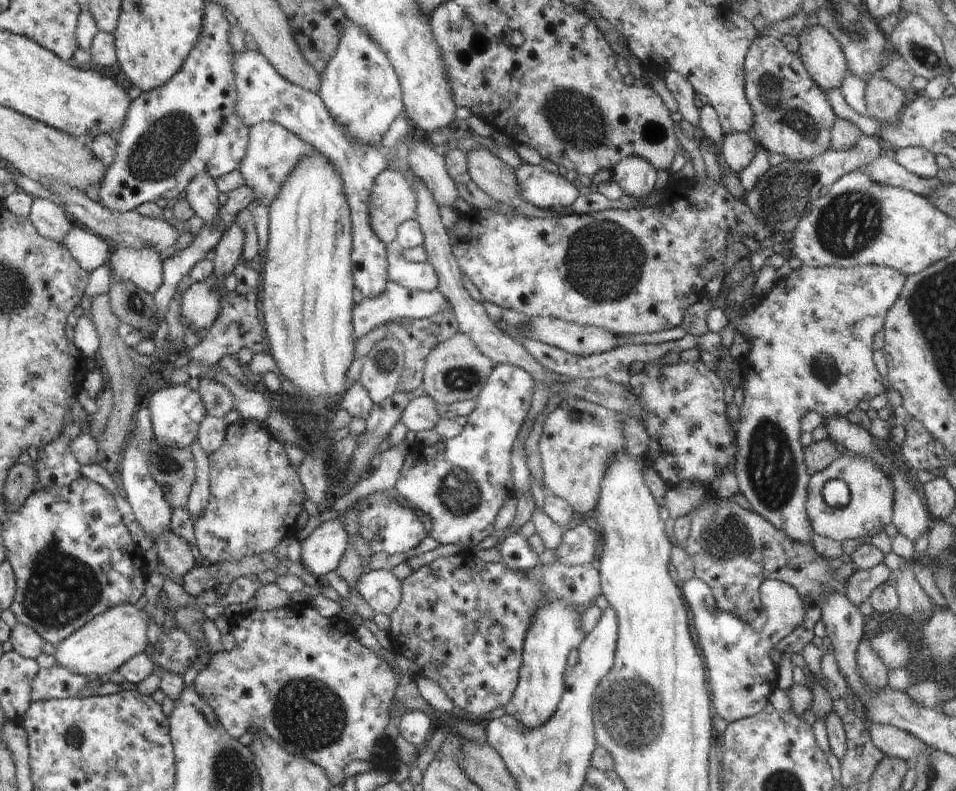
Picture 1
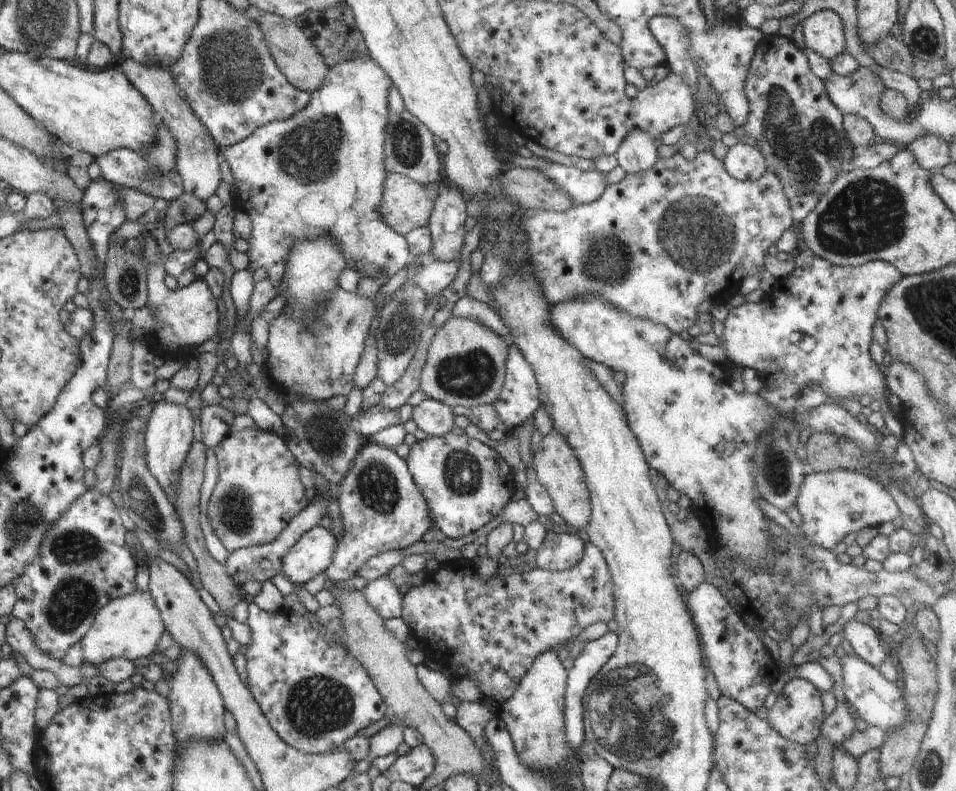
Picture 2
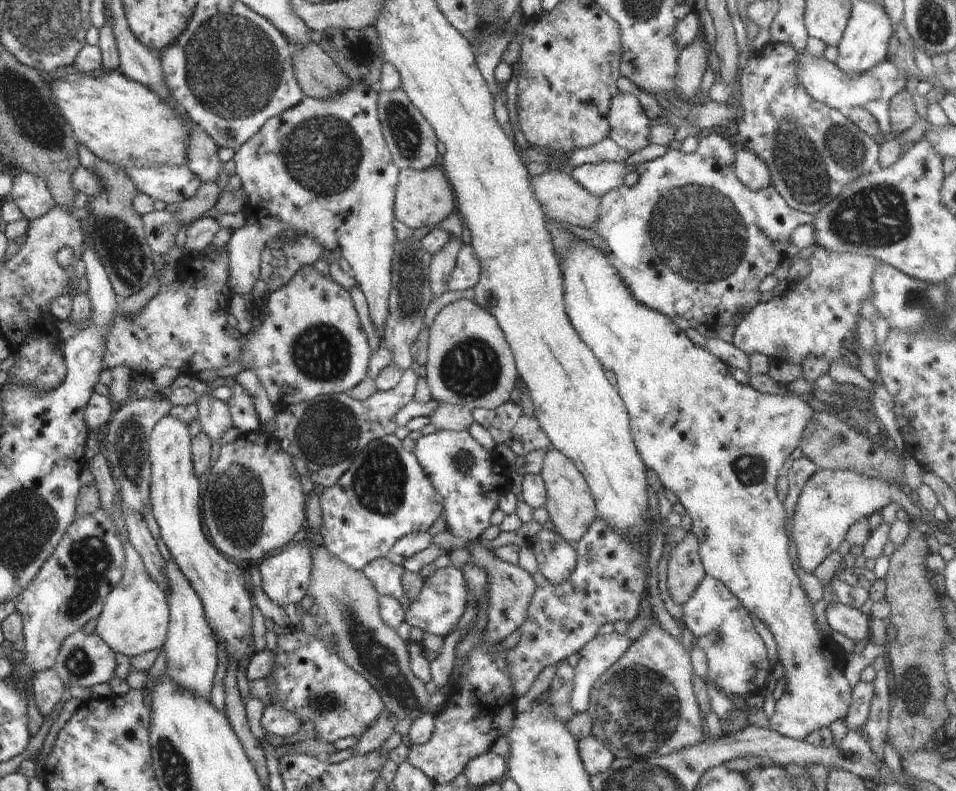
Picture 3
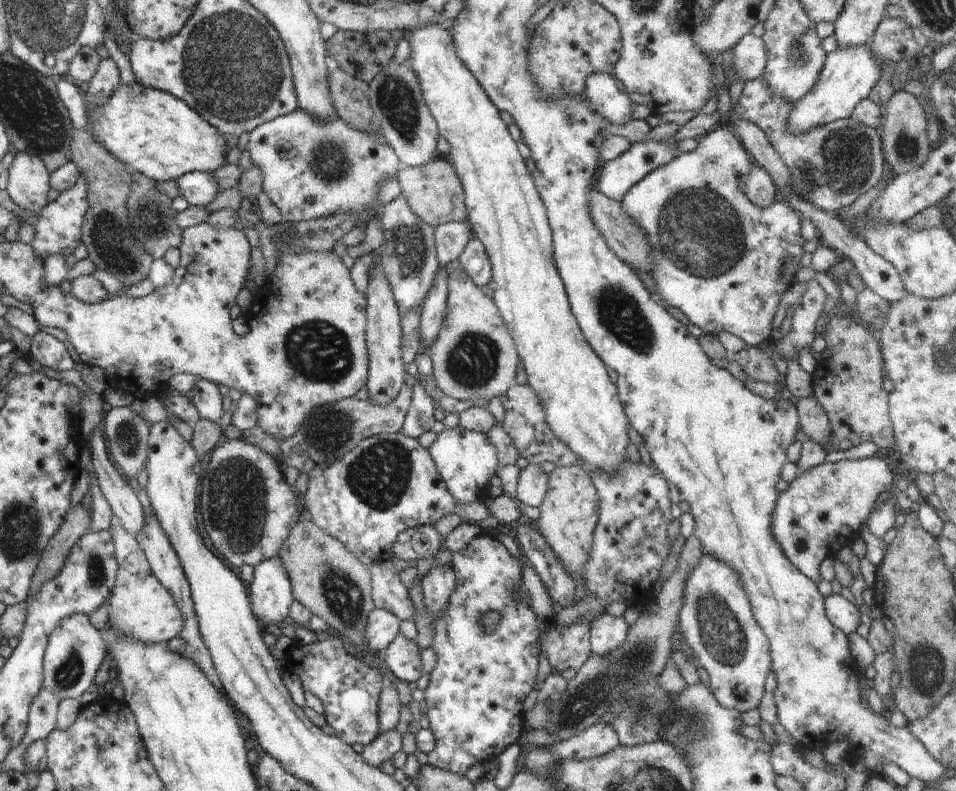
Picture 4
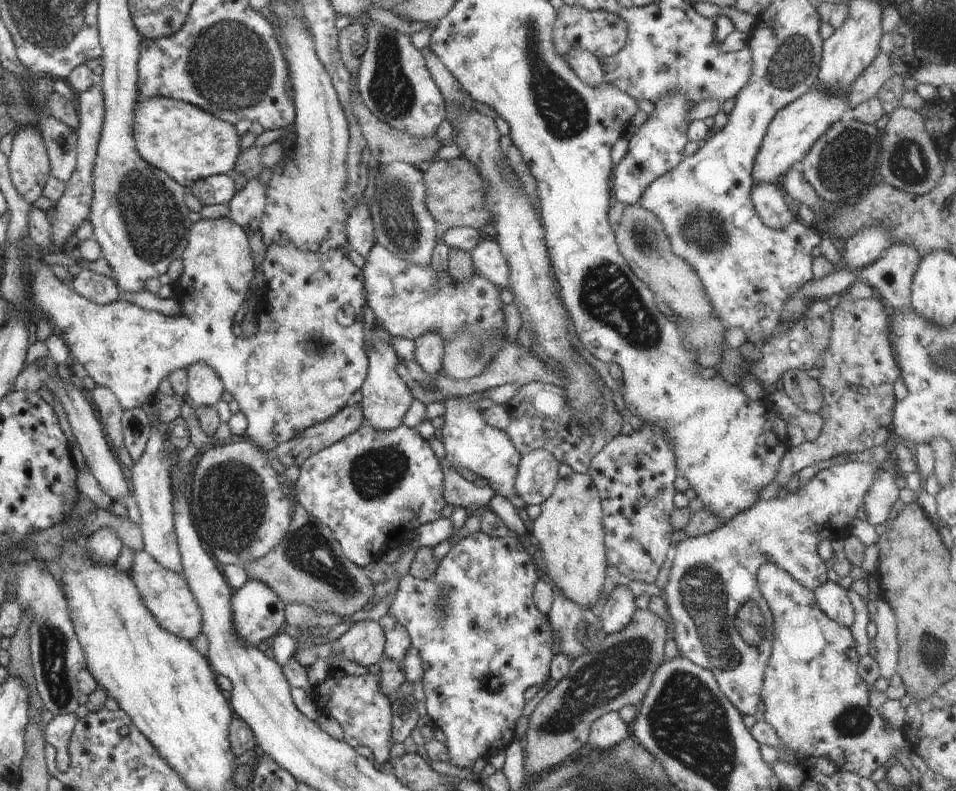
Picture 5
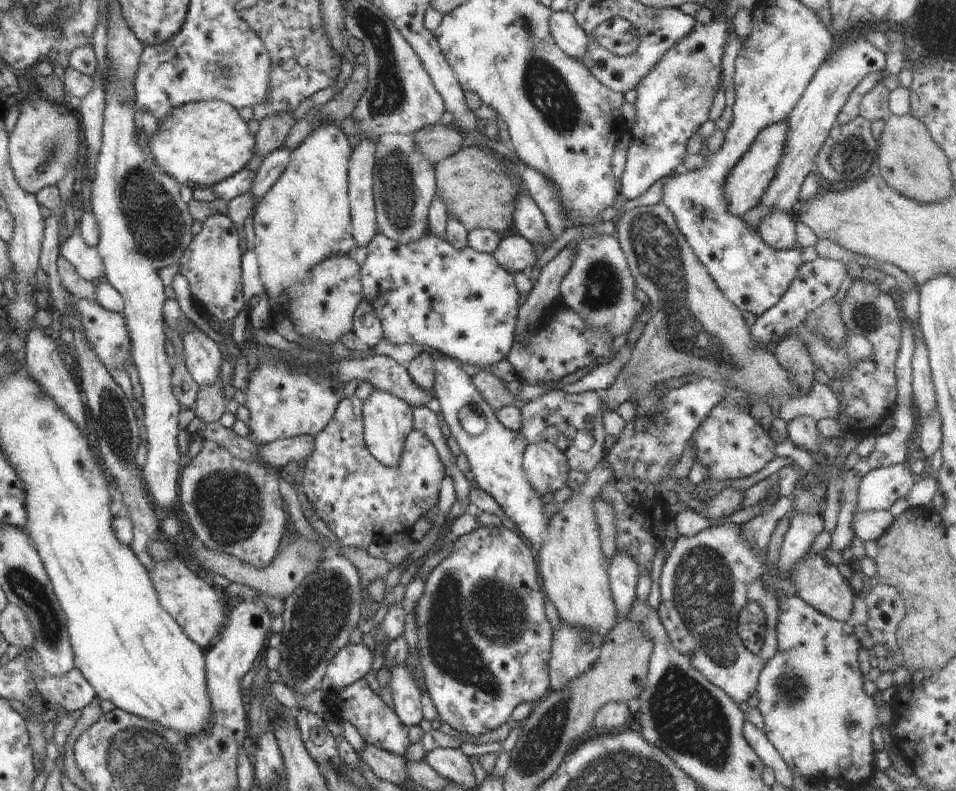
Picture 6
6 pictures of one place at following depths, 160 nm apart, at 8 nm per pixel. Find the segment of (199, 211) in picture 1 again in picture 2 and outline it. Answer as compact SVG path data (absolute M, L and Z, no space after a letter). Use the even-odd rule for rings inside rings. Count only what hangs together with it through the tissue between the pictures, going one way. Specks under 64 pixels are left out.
M121 56L120 71L127 80L140 91L166 128L172 133L176 143L175 169L179 172L186 193L192 193L206 202L220 186L221 172L217 154L221 151L200 119L190 108L188 101L180 96L179 88L169 69L148 66L137 60Z

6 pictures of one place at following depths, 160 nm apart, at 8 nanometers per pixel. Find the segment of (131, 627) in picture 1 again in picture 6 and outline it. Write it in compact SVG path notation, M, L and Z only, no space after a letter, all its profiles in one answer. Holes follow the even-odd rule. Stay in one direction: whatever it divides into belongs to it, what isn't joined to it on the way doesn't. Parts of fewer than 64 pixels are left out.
M177 555L169 561L157 562L148 572L162 608L170 613L190 640L208 649L219 637L227 617L226 602L219 587L198 577L184 562L180 562Z

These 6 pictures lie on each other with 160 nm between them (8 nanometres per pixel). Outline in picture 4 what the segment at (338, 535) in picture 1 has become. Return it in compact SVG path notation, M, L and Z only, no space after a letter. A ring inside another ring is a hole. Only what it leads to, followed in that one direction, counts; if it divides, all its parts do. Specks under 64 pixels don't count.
M266 559L254 567L253 580L247 585L252 614L263 630L289 621L289 608L295 600L287 569L278 559Z

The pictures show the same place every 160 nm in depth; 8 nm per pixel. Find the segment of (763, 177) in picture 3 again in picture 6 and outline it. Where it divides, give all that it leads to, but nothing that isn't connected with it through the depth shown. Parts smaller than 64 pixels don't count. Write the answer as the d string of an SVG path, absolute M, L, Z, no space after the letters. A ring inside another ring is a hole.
M782 211L768 213L759 224L759 235L772 249L783 251L796 244L797 219Z

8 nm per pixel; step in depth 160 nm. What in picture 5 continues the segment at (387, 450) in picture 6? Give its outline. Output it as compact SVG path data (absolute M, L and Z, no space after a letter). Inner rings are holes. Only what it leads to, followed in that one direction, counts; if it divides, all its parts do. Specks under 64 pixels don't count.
M377 322L374 324L372 342L373 349L369 358L369 367L366 378L361 386L362 401L359 404L364 420L374 430L393 431L400 425L403 425L404 414L412 404L413 396L411 395L408 383L403 381L396 373L396 366L400 363L396 351L389 343L392 336L380 327Z

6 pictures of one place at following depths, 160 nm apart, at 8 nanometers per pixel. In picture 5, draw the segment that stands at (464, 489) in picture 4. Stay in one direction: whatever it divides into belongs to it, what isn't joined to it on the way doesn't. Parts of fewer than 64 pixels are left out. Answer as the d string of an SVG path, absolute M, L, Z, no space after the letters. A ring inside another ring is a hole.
M448 399L442 404L445 406L445 423L441 428L442 442L450 466L458 472L459 469L466 468L480 474L488 480L488 486L496 495L507 499L517 496L515 478L521 454L514 448L506 431L490 426L482 409L475 402Z

